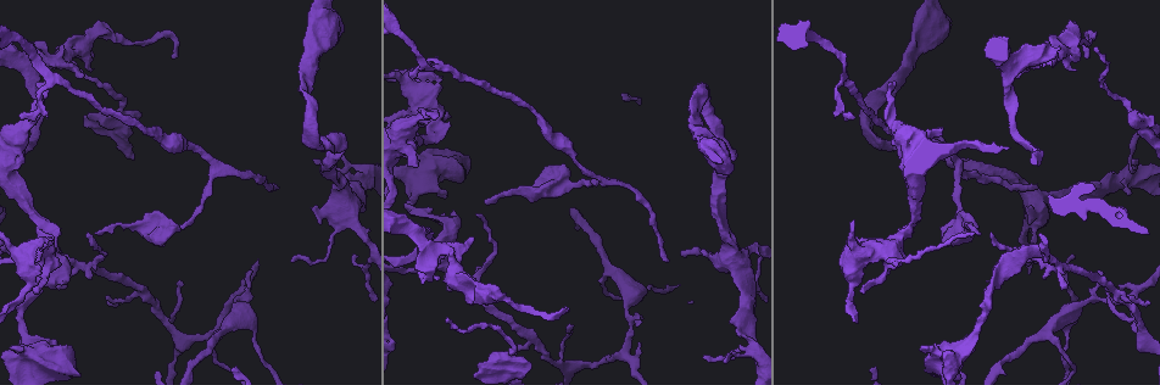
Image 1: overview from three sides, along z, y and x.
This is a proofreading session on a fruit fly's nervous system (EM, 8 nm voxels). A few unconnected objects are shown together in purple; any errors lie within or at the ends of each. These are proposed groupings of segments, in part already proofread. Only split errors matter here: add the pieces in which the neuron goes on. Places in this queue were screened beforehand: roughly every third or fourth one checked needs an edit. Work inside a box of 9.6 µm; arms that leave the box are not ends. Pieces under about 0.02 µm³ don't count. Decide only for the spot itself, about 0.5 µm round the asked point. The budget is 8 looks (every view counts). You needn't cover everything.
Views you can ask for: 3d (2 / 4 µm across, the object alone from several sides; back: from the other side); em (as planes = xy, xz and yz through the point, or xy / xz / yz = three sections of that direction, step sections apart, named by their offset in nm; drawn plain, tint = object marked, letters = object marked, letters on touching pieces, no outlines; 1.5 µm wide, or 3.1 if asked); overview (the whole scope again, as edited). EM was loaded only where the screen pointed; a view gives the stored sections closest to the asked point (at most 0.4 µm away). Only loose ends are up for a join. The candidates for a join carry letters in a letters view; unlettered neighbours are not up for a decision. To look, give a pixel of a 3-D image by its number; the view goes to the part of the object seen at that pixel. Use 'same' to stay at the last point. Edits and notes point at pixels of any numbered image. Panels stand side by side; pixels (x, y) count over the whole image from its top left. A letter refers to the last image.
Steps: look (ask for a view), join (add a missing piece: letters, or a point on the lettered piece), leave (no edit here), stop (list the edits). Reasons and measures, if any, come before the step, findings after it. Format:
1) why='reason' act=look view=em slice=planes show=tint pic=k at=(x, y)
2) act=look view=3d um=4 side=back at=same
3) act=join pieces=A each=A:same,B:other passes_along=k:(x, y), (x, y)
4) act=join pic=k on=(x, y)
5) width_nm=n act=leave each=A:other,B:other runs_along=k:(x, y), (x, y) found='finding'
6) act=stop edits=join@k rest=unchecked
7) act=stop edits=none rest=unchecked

why='thick end' act=look view=3d um=2 pic=1 at=(438, 280)

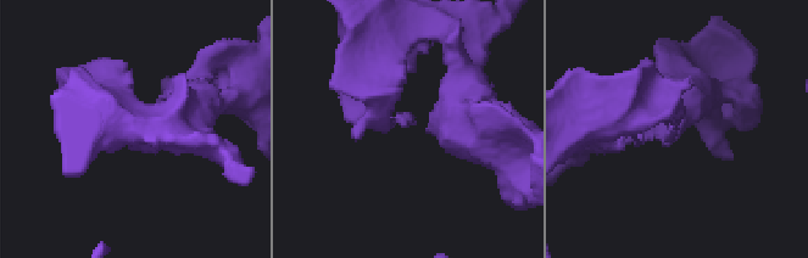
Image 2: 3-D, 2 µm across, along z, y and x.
act=look view=em slice=planes show=letters pic=2 at=(408, 119)

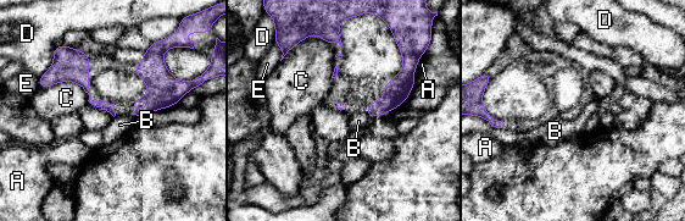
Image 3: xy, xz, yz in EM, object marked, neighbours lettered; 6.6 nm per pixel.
act=leave each=A:other,B:other,C:other,D:other,E:other border=3:(365, 111), (371, 117) found='no lettered piece goes on from it'

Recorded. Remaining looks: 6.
why='an open end' act=look view=em slice=xy step=4 show=letters pic=1 at=(414, 77)

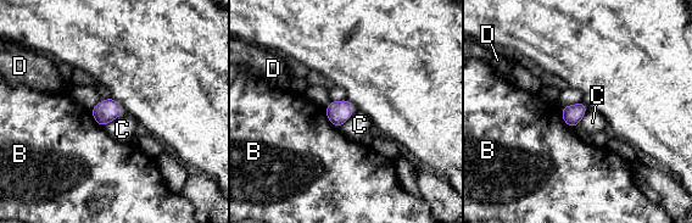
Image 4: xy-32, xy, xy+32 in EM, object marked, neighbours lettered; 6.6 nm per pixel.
act=leave each=B:other,C:other,D:other border=4:(124, 112), (102, 127) found='no lettered piece goes on from it'

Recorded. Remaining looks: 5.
why='an open end' act=look view=3d um=2 pic=1 at=(1087, 58)

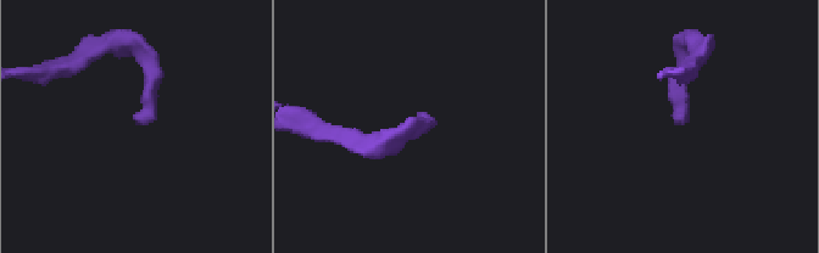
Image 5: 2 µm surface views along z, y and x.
act=look view=em slice=planes show=letters pic=5 at=(135, 120)

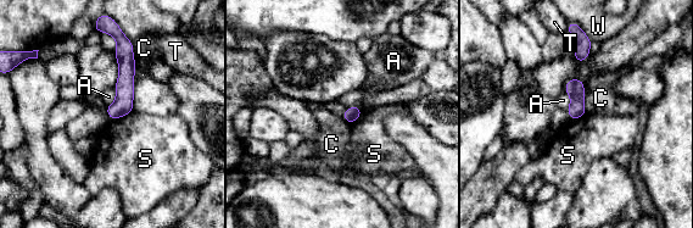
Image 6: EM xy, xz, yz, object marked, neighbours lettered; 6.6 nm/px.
act=leave each=A:other,C:other,S:other,T:other,W:other border=6:(132, 40), (134, 81) found='no lettered piece goes on from it'

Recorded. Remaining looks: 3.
act=stop edits=none rest=unchecked

